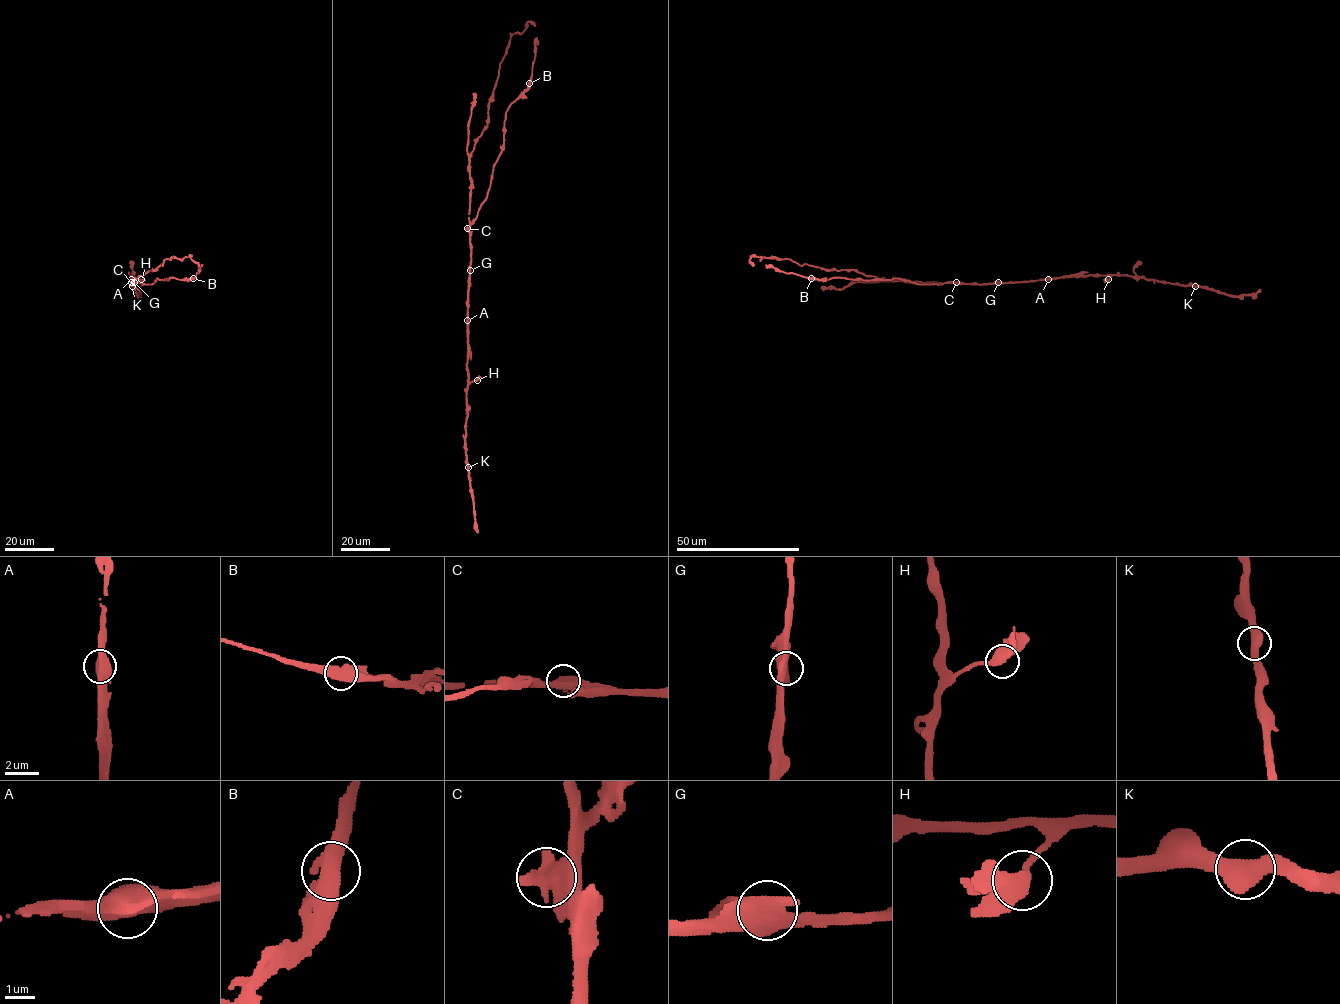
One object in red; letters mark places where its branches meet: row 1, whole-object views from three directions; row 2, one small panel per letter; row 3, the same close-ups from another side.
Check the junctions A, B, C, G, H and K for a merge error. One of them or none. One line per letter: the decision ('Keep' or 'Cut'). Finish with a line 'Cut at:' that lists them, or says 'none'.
A: Cut
B: Keep
C: Keep
G: Keep
H: Keep
K: Keep
Cut at: A

